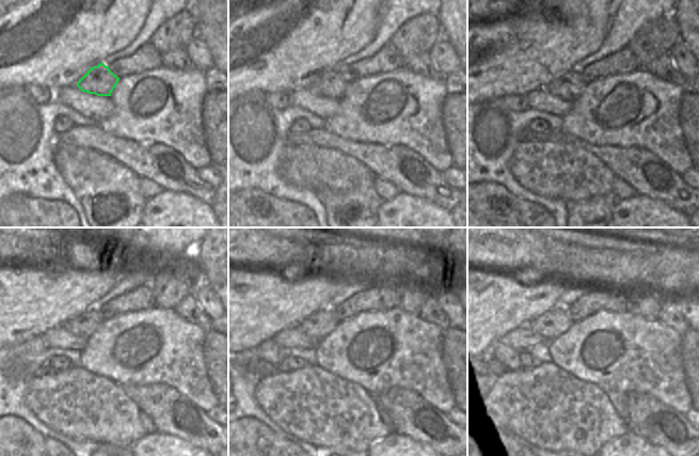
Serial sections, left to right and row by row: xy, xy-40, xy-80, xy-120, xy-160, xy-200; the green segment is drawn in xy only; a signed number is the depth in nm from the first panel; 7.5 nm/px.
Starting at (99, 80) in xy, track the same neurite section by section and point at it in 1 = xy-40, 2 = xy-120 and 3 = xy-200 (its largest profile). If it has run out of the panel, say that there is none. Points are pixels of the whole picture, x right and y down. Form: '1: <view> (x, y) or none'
1: xy-40 (331, 84)
2: xy-120 (83, 325)
3: xy-200 (551, 325)

